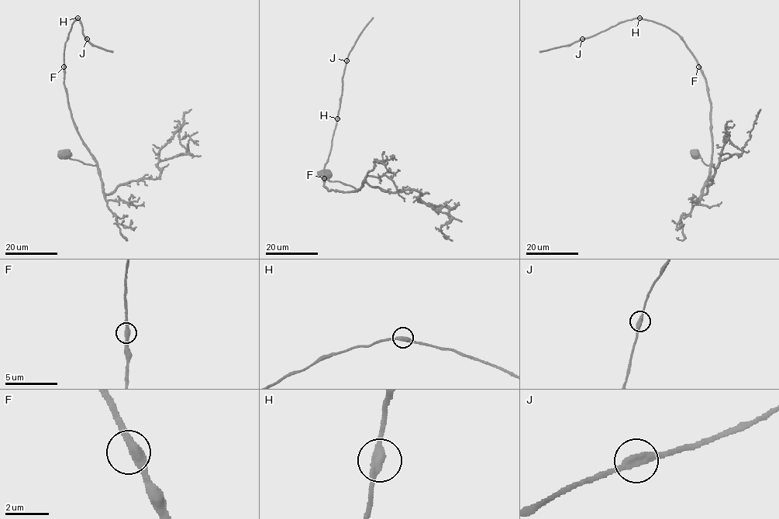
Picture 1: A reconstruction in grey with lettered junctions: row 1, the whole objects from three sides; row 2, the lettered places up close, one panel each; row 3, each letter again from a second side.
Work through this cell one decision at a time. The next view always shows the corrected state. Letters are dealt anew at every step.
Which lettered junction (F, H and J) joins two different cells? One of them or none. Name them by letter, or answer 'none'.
none

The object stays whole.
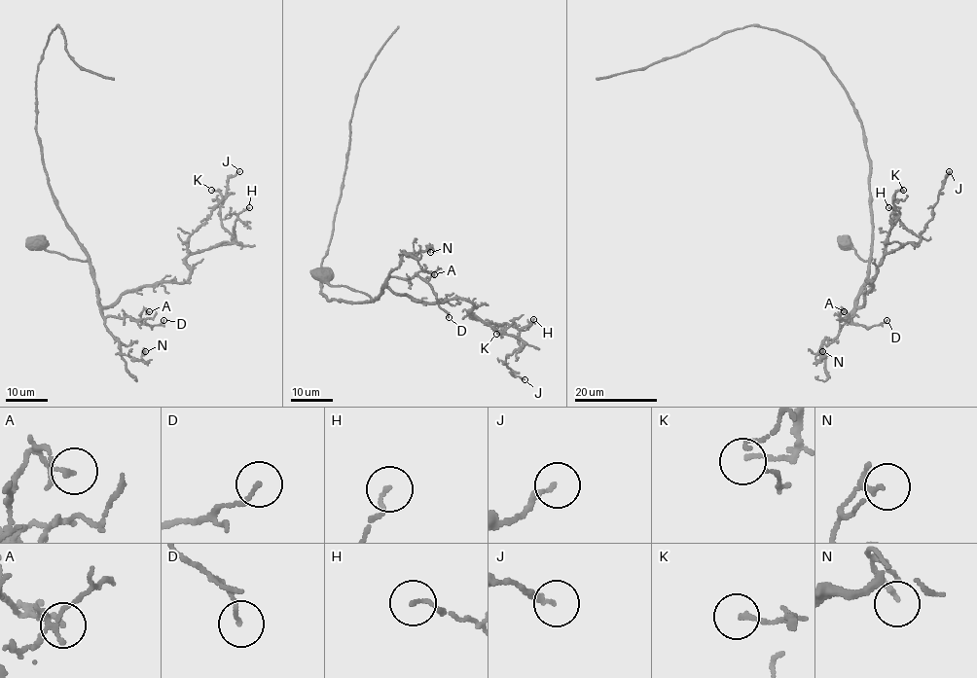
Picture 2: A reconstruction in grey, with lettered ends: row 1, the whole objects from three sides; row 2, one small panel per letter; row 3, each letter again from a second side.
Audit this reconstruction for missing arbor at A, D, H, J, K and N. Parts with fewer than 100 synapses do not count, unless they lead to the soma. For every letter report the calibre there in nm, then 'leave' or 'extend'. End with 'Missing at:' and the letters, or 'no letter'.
A: calibre 110 nm; leave
D: calibre 130 nm; leave
H: calibre 100 nm; leave
J: calibre 170 nm; leave
K: calibre 120 nm; leave
N: calibre 100 nm; leave
Missing at: no letter

